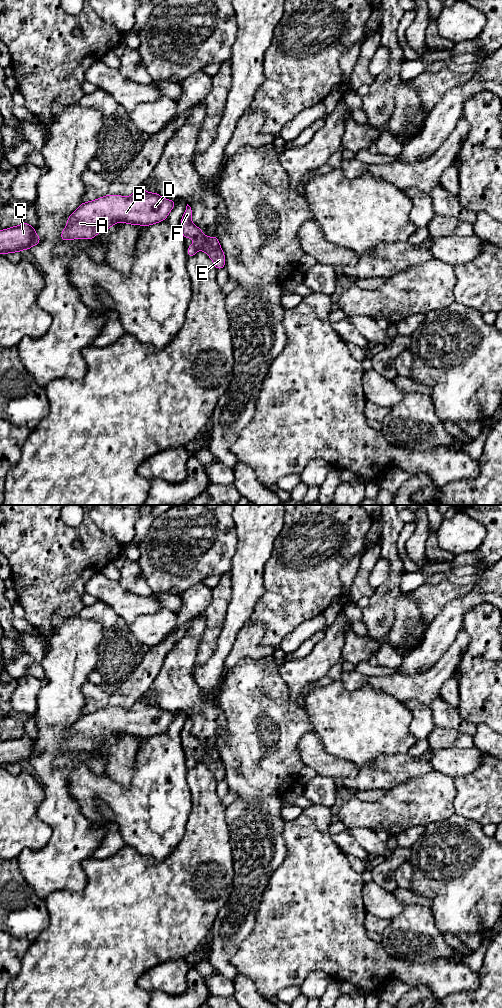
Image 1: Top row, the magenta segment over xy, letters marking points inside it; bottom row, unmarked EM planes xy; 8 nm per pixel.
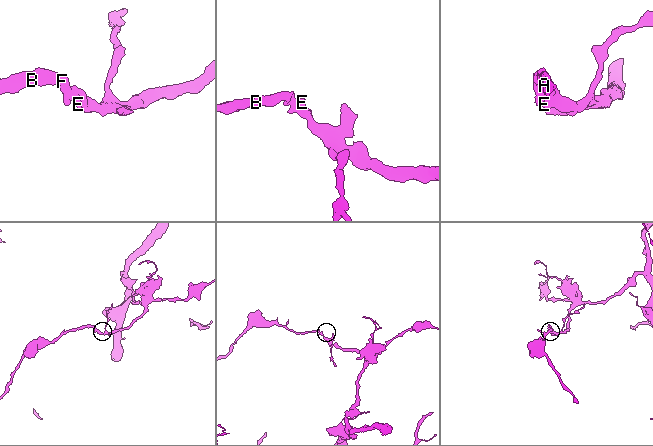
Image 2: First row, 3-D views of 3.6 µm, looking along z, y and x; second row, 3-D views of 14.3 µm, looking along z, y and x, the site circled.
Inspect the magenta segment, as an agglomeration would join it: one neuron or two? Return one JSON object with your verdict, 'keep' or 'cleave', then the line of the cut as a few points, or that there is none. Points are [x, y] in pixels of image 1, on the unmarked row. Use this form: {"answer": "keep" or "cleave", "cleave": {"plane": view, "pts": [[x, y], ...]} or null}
{"answer": "keep", "cleave": null}

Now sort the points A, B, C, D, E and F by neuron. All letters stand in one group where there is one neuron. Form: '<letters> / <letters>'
A B C D E F

